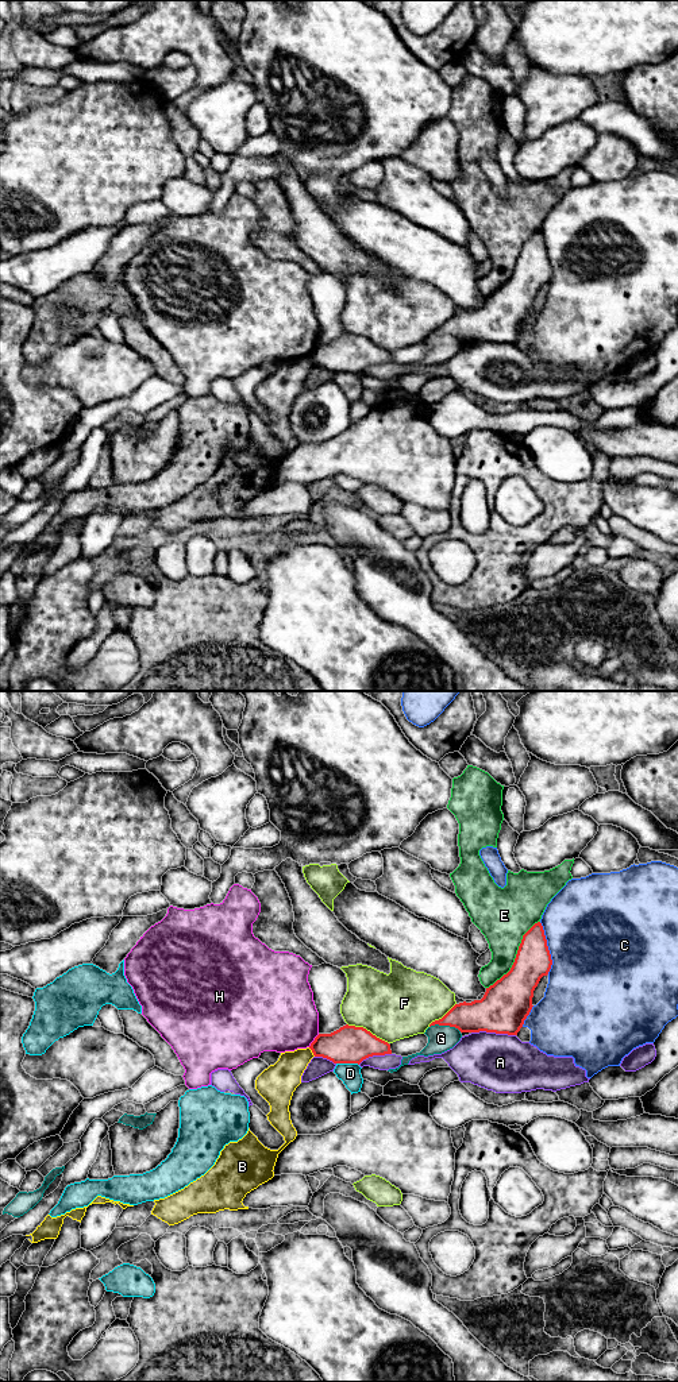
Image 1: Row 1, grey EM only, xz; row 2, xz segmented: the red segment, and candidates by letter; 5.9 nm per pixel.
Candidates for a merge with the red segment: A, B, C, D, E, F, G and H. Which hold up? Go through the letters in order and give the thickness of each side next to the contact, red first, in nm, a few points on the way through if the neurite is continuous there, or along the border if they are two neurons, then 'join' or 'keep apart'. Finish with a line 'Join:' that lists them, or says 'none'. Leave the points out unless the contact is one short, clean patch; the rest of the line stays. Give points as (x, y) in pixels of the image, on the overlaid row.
A: 280/340 nm | keep apart
B: 220/200 nm | along xz (308, 1047), (315, 1056) | keep apart
C: 220/500 nm | keep apart
D: 220/130 nm | along xz (336, 1062), (355, 1062), (358, 1065) | keep apart
E: 260/320 nm | keep apart
F: 220/400 nm | keep apart
G: 190/160 nm | keep apart
H: 220/420 nm | along xz (319, 1034), (308, 1046) | keep apart
Join: none

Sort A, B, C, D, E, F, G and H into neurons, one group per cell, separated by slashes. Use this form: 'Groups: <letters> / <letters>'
Groups: A / B / C / D / E / F / G / H

